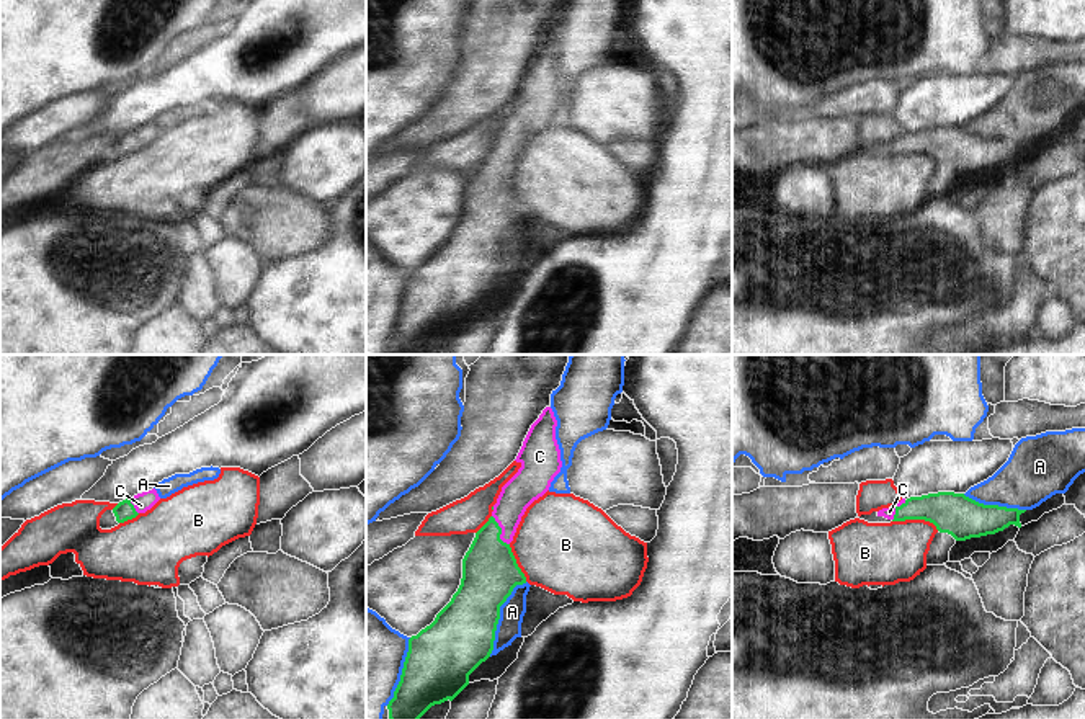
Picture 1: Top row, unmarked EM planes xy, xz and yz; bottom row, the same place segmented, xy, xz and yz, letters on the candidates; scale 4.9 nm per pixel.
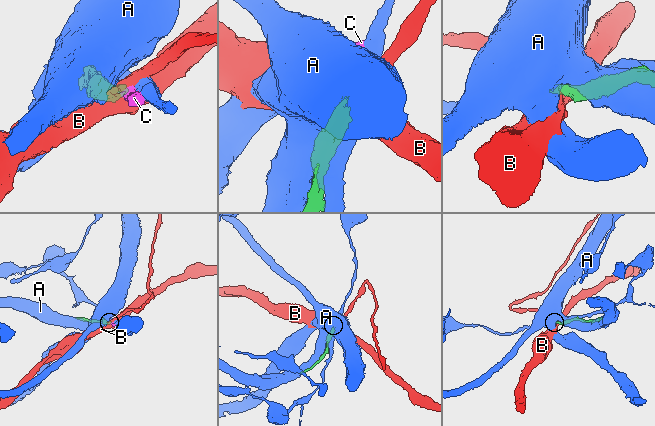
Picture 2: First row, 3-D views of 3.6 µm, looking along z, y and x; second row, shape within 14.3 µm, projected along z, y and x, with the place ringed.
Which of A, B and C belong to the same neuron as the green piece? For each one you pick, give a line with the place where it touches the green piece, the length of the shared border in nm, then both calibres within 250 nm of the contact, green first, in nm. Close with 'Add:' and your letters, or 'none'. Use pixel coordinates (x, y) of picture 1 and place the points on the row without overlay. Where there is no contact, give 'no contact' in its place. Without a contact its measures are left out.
C: meets green in xz at (500, 165); contact 170 nm long; 280 nm thick on the green side, 160 nm on the other
Add: C

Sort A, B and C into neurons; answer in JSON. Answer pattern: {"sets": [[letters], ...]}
{"sets": [["A"], ["B"], ["C"]]}

